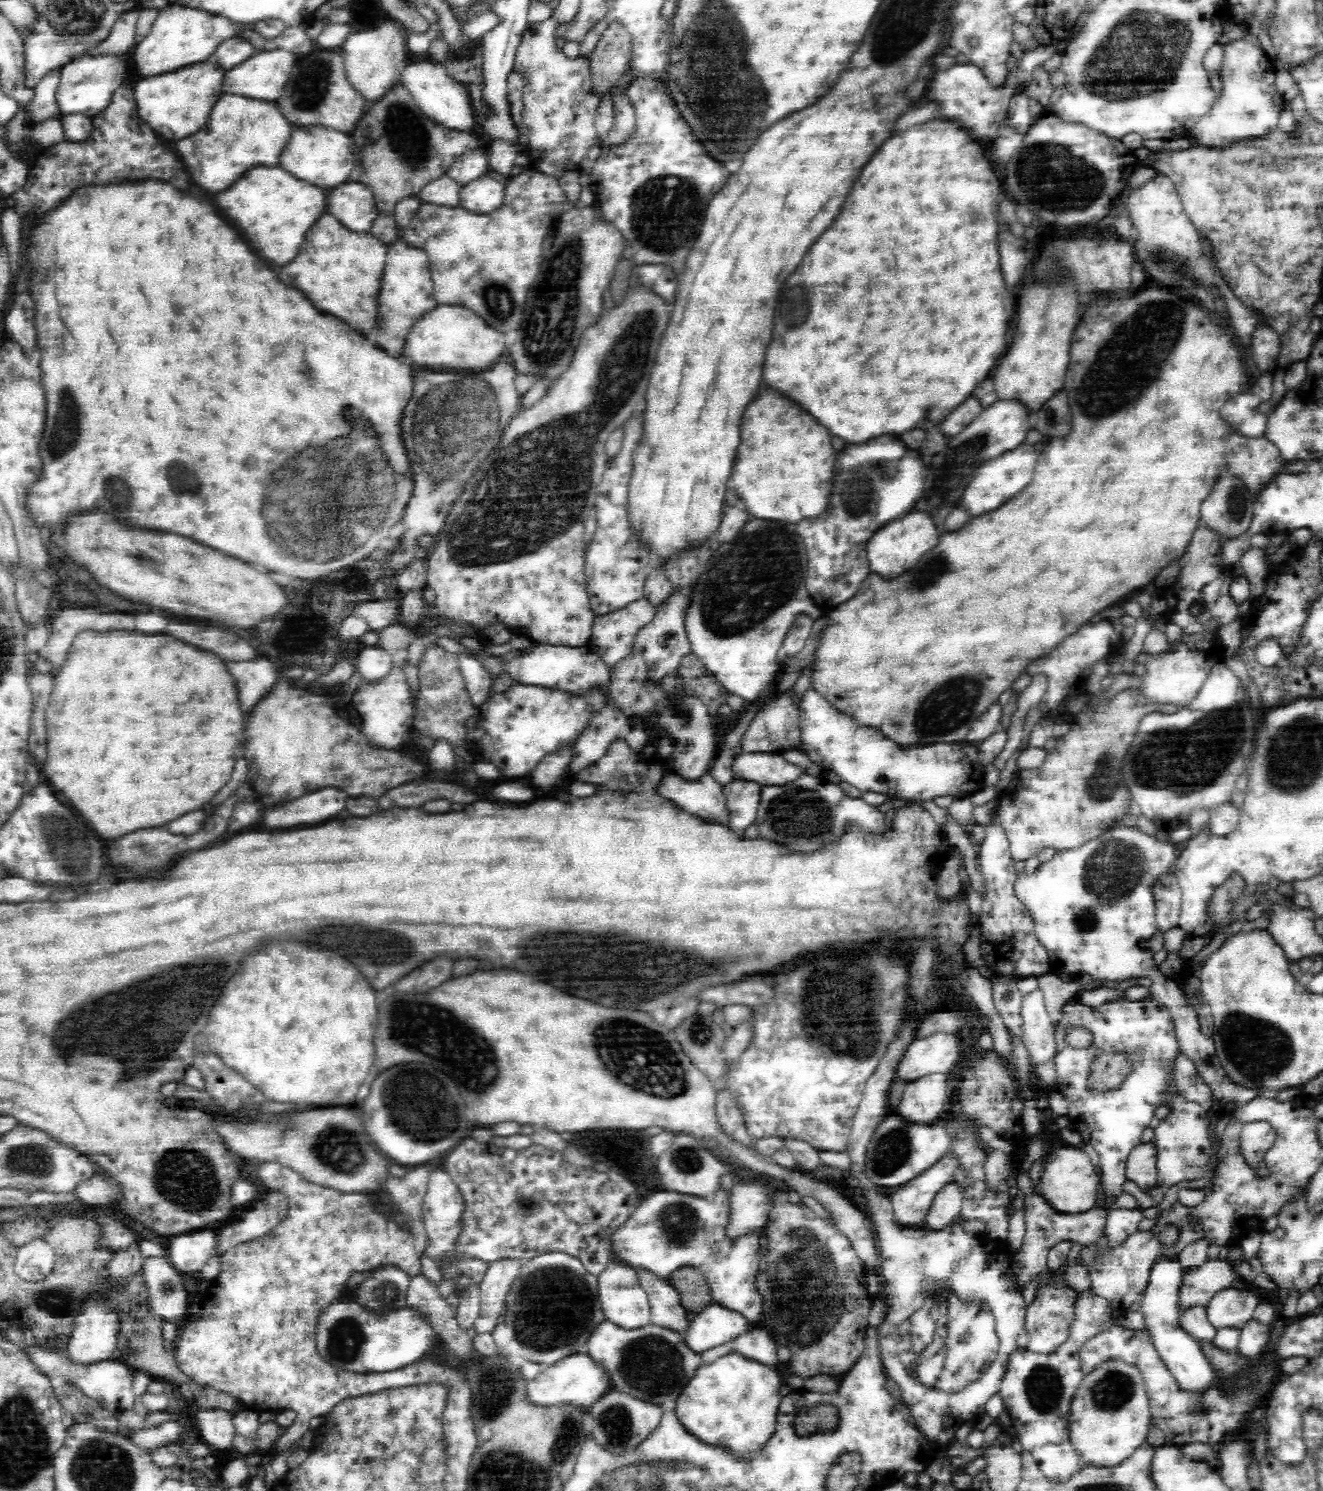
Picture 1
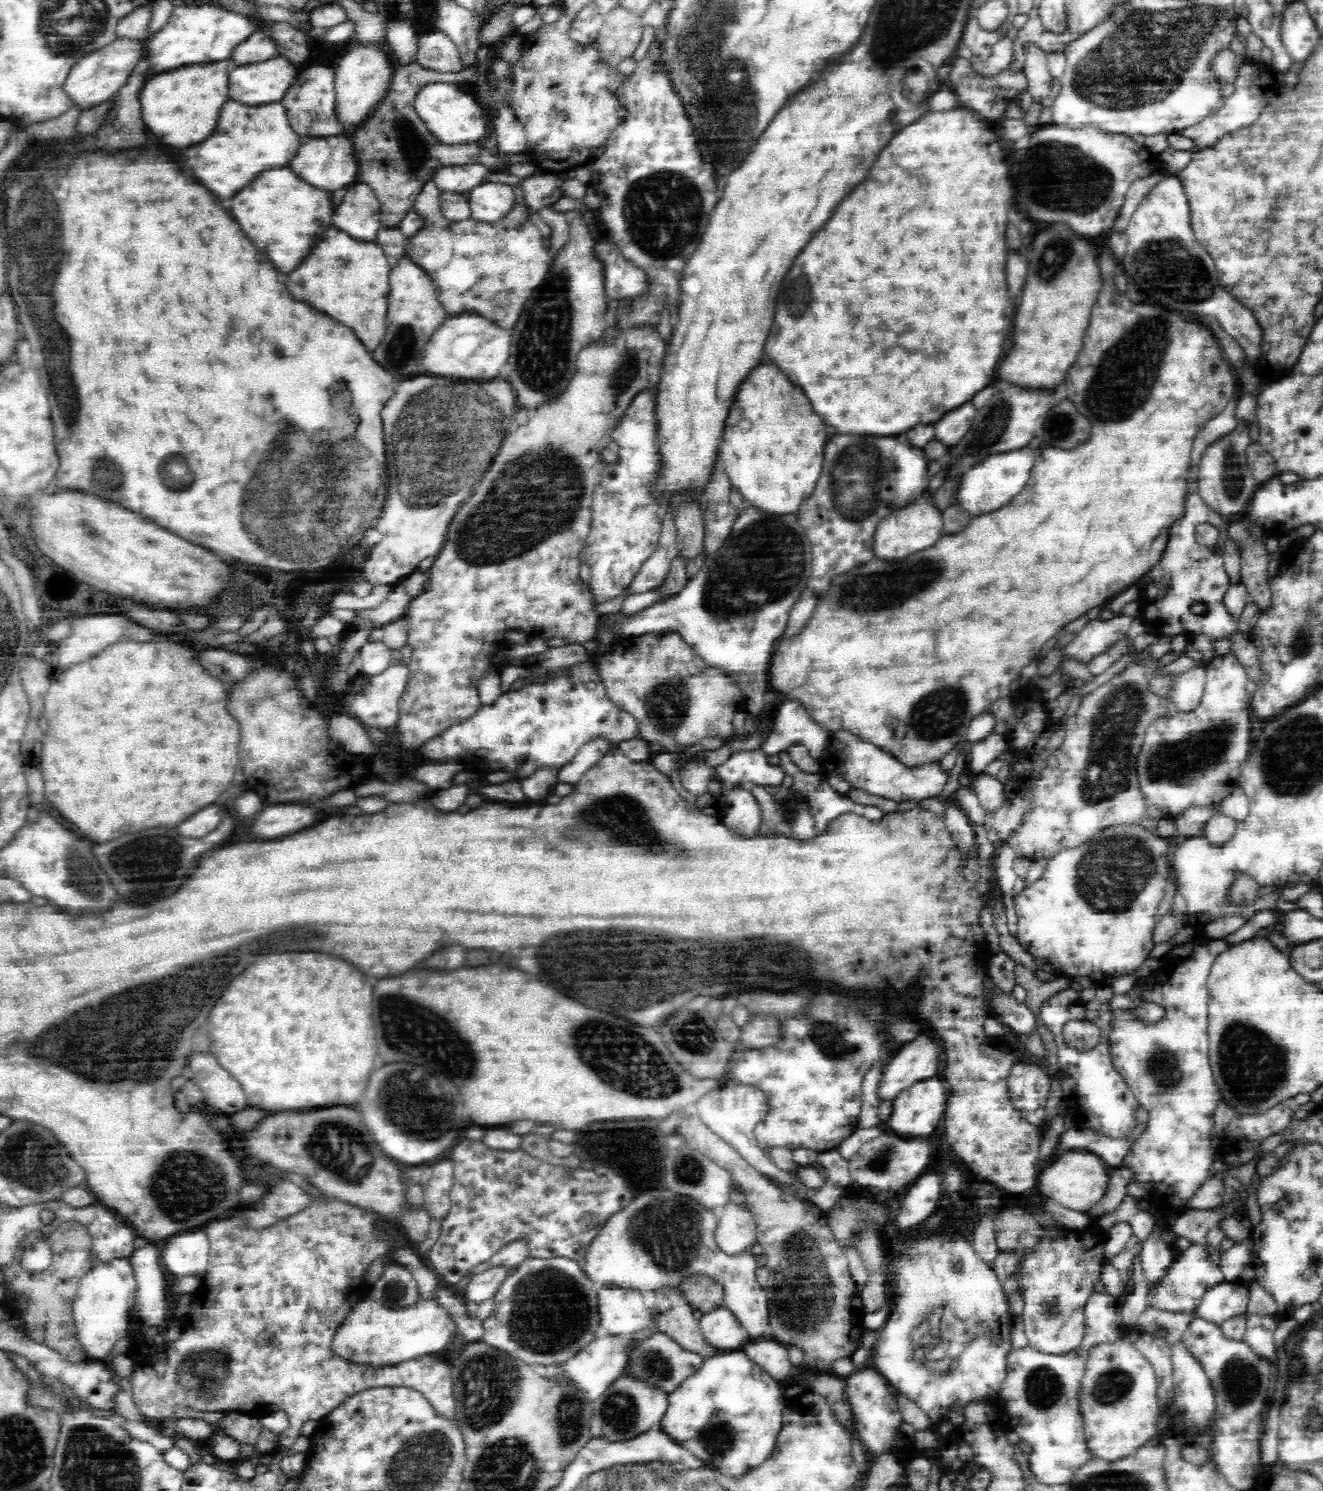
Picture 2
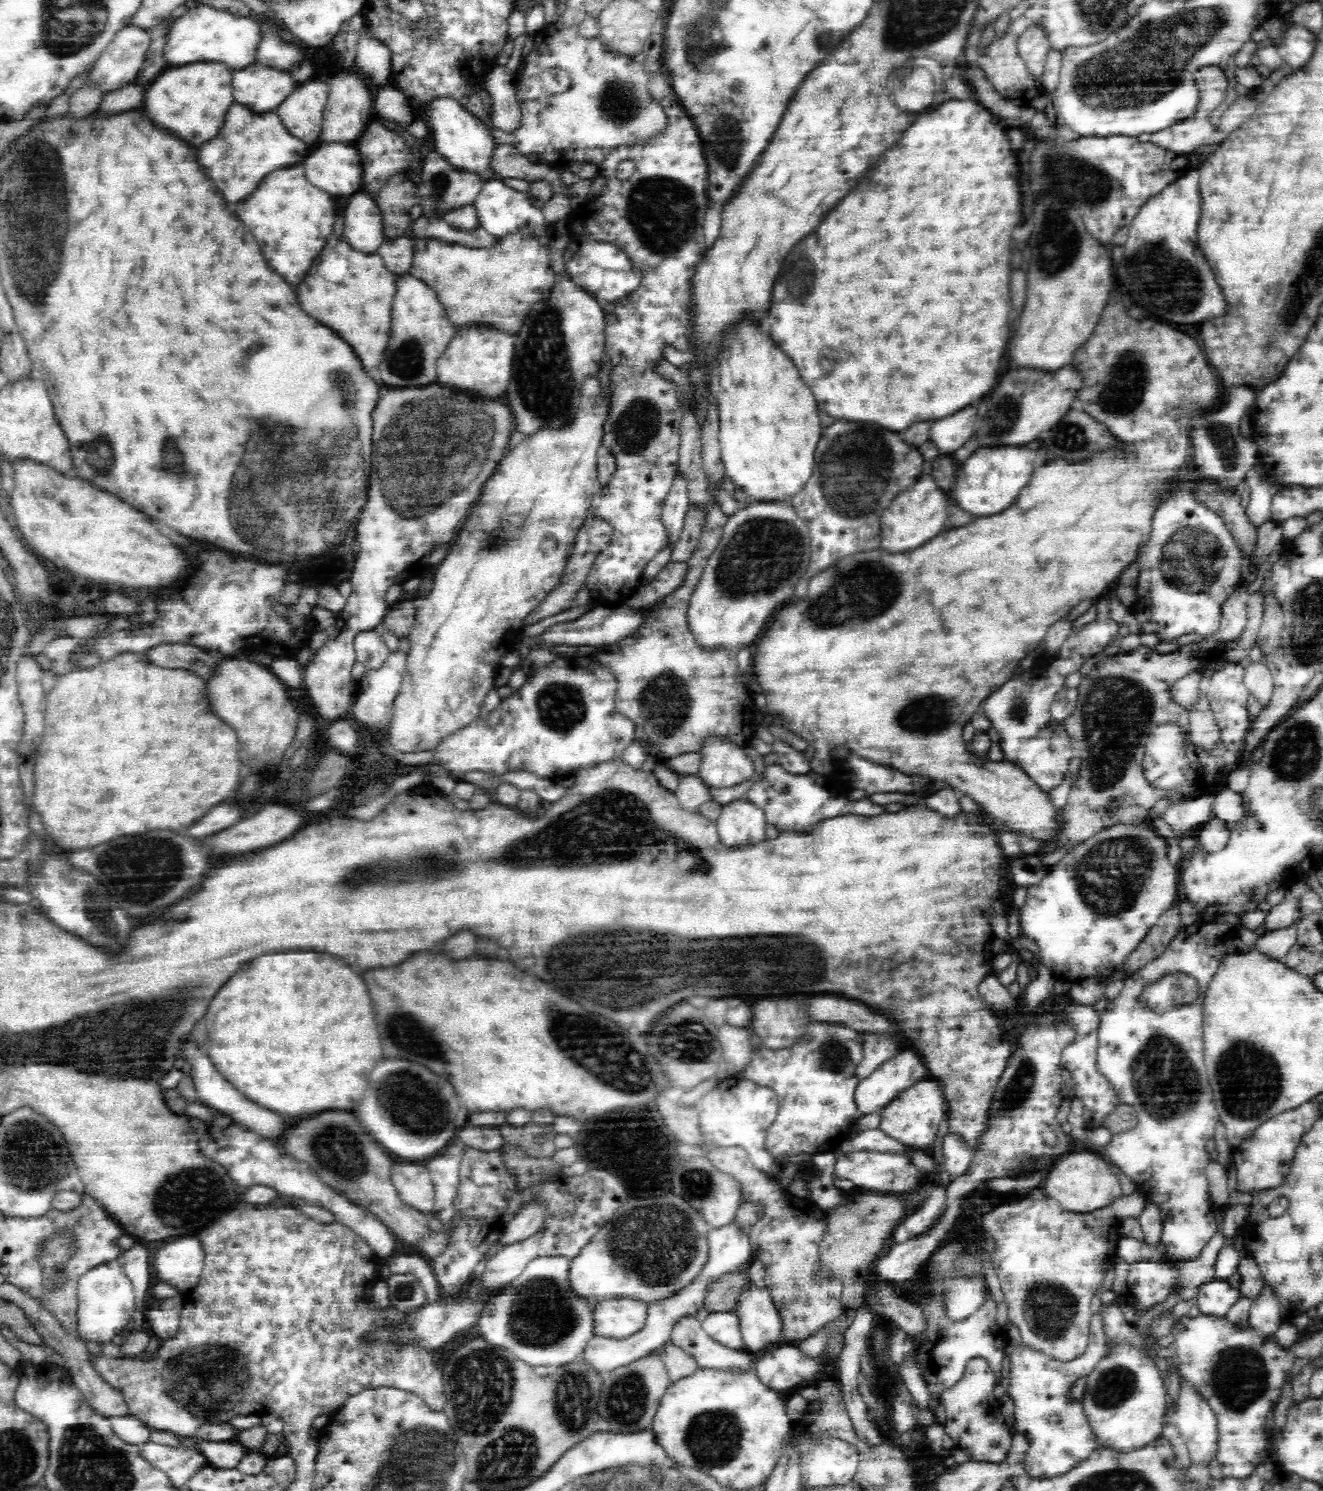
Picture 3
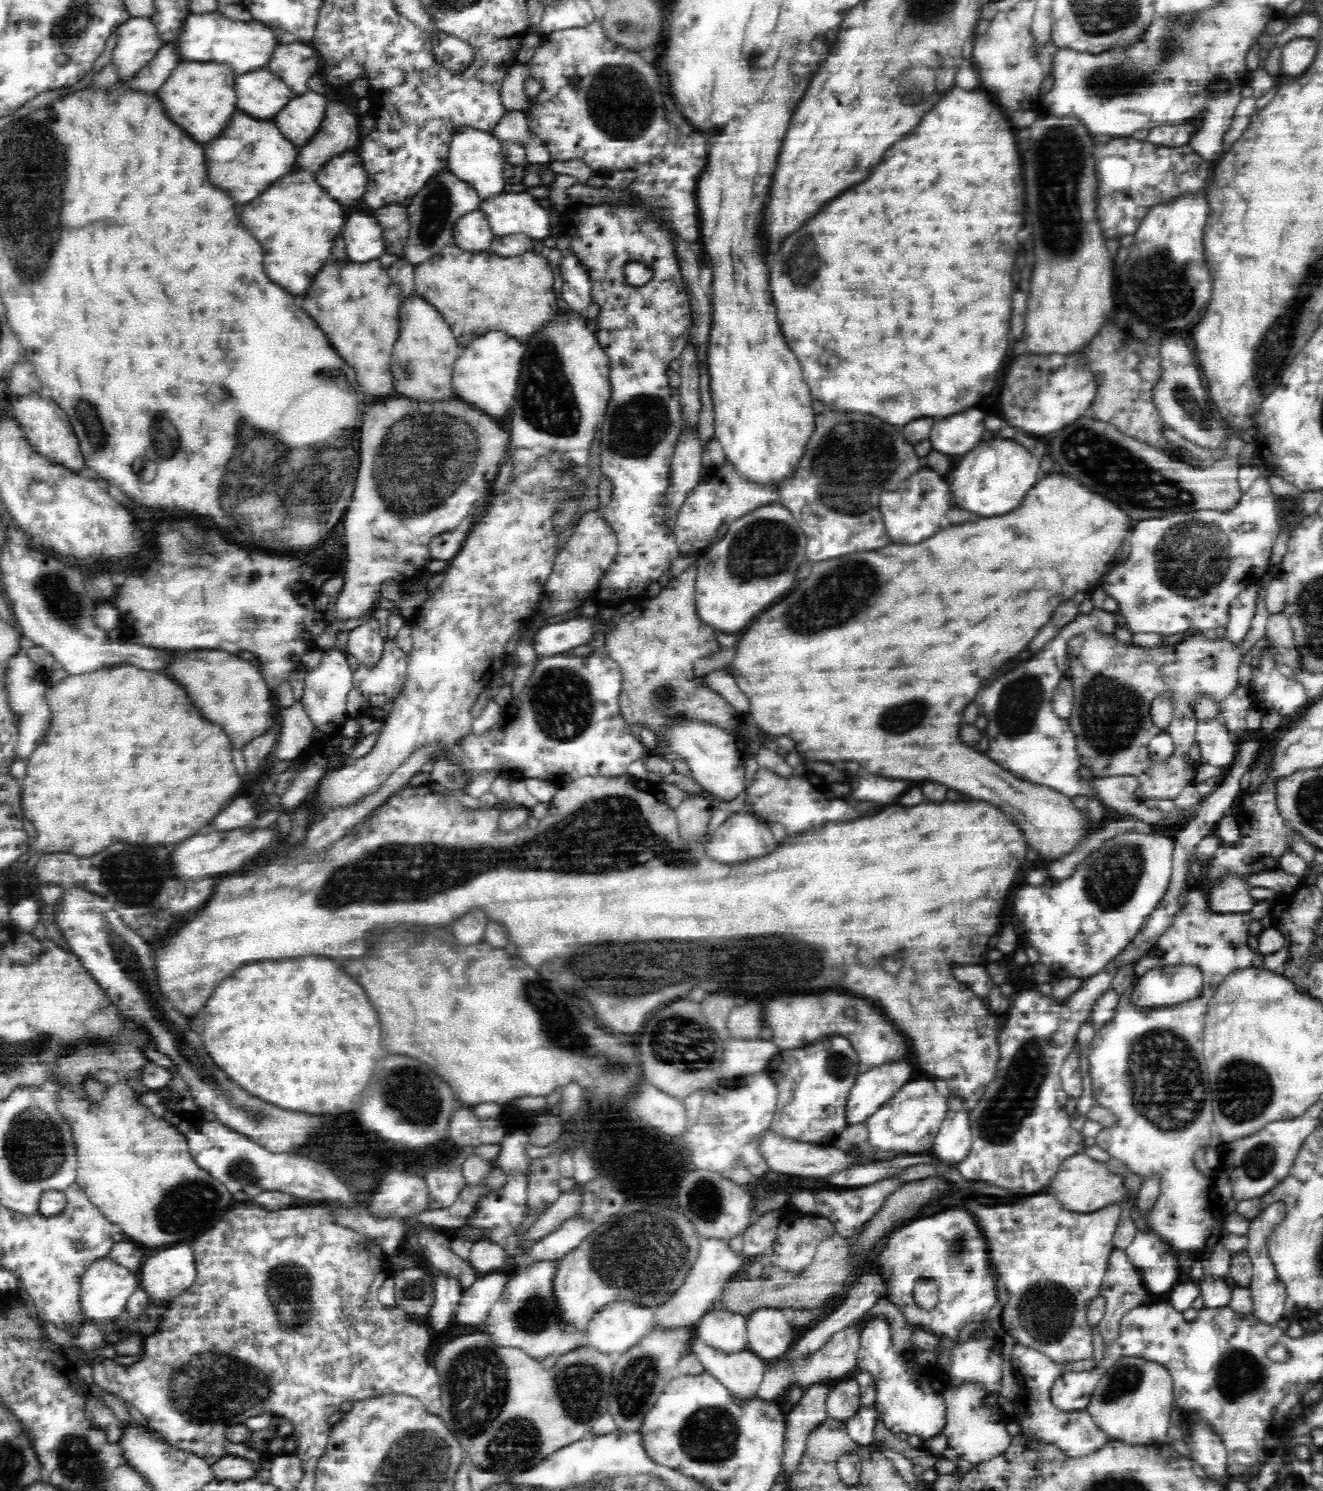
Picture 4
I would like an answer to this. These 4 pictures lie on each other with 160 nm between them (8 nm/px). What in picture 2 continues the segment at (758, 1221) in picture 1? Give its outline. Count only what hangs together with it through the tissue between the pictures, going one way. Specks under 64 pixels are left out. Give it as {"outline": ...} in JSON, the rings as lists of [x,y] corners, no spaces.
{"outline":[[[730,1201],[715,1225],[718,1248],[727,1256],[738,1256],[738,1252],[750,1251],[757,1244],[755,1224],[747,1207],[740,1207]]]}

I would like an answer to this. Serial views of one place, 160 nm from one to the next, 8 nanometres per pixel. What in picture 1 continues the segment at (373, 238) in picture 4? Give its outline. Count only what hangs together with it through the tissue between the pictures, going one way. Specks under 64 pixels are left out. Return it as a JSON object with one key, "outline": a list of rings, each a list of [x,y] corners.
{"outline":[[[360,180],[338,186],[328,194],[327,202],[327,213],[358,233],[370,232],[379,215],[372,189]]]}

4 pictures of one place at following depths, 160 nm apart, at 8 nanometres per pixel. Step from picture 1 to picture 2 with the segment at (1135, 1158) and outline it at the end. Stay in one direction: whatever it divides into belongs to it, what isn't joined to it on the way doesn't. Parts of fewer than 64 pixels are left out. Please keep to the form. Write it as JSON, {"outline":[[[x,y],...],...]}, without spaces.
{"outline":[[[1124,1167],[1116,1168],[1110,1175],[1108,1190],[1103,1194],[1102,1200],[1086,1213],[1094,1220],[1116,1210],[1116,1207],[1124,1200],[1126,1185],[1134,1180],[1134,1173]]]}

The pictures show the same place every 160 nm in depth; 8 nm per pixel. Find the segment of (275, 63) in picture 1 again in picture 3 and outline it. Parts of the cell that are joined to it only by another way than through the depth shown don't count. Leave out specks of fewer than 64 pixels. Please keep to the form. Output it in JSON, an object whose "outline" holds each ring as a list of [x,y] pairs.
{"outline":[[[252,64],[234,72],[234,98],[250,110],[264,112],[278,108],[294,92],[298,82],[288,72]]]}

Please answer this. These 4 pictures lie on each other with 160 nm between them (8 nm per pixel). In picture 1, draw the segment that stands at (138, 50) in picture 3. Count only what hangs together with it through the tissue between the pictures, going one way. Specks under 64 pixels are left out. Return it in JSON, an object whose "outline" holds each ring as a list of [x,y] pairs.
{"outline":[[[84,54],[70,61],[62,70],[59,84],[55,90],[62,115],[82,114],[93,119],[108,107],[113,92],[124,82],[130,68],[129,55]]]}

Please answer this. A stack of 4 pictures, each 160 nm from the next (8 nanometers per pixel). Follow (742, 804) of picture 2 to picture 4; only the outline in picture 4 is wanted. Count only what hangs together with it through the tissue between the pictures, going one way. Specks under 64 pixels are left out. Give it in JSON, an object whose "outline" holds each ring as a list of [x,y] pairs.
{"outline":[[[734,814],[714,832],[705,849],[712,860],[732,865],[757,859],[756,856],[768,854],[777,846],[768,825],[750,814]]]}

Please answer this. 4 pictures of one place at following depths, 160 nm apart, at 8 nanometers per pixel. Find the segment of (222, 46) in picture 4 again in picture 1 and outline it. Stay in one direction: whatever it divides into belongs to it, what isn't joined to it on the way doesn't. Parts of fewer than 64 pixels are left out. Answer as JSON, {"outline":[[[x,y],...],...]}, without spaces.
{"outline":[[[173,3],[159,9],[153,22],[152,32],[134,48],[134,68],[142,76],[162,74],[166,70],[178,70],[182,66],[198,64],[214,59],[218,45],[230,37],[239,36],[239,24],[225,16],[210,15],[209,12],[188,8]]]}

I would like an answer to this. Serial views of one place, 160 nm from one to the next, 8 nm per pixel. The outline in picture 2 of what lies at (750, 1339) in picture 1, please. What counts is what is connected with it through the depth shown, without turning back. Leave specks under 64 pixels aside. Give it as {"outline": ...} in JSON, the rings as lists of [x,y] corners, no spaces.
{"outline":[[[762,1338],[758,1342],[746,1344],[744,1352],[773,1380],[782,1383],[790,1378],[794,1366],[788,1357],[788,1346],[769,1338]]]}

